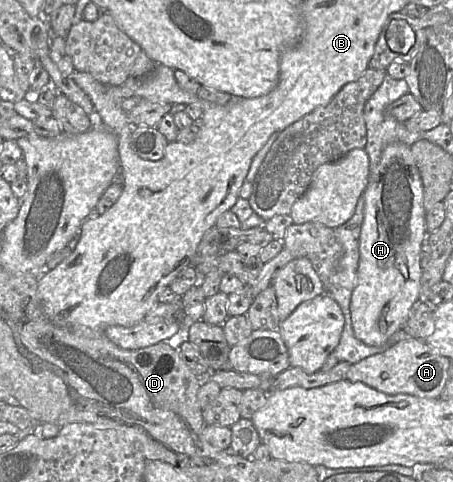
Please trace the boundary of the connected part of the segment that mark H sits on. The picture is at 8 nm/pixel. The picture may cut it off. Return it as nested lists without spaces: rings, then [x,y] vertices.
[[[394,142],[385,147],[378,165],[370,172],[363,196],[364,219],[359,239],[356,285],[350,301],[351,322],[358,340],[369,346],[384,346],[394,333],[403,329],[410,309],[419,299],[423,271],[420,247],[428,235],[423,206],[423,183],[410,146]]]

